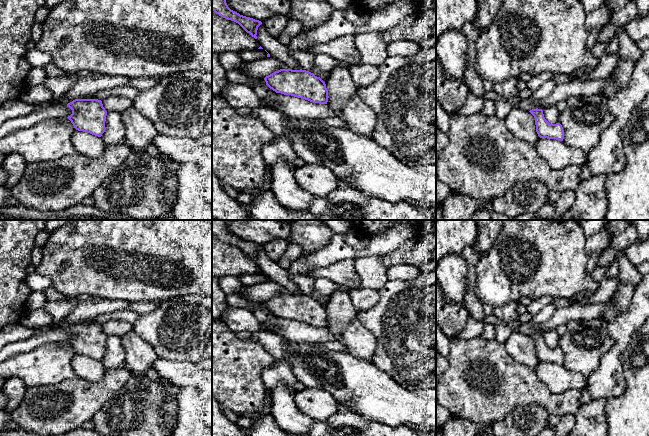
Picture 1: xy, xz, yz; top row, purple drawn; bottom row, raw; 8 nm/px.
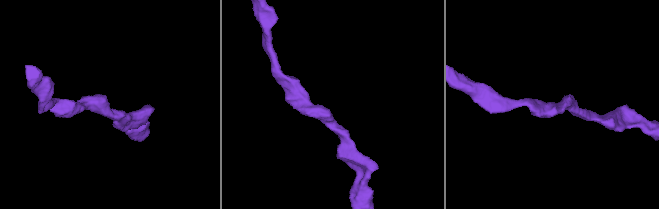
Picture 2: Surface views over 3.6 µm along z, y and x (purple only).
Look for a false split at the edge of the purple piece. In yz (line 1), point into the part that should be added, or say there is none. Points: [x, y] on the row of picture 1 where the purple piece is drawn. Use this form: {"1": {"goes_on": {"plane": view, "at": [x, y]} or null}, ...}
{"1": {"goes_on": null}}

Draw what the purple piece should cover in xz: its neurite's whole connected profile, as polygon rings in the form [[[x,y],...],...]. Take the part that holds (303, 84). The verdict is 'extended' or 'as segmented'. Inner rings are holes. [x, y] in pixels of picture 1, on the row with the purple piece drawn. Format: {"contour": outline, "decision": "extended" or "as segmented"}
{"contour": [[[280,69],[264,78],[266,85],[284,95],[302,98],[313,103],[327,104],[325,82],[306,70]]], "decision": "as segmented"}

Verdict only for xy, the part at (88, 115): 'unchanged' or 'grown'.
unchanged

